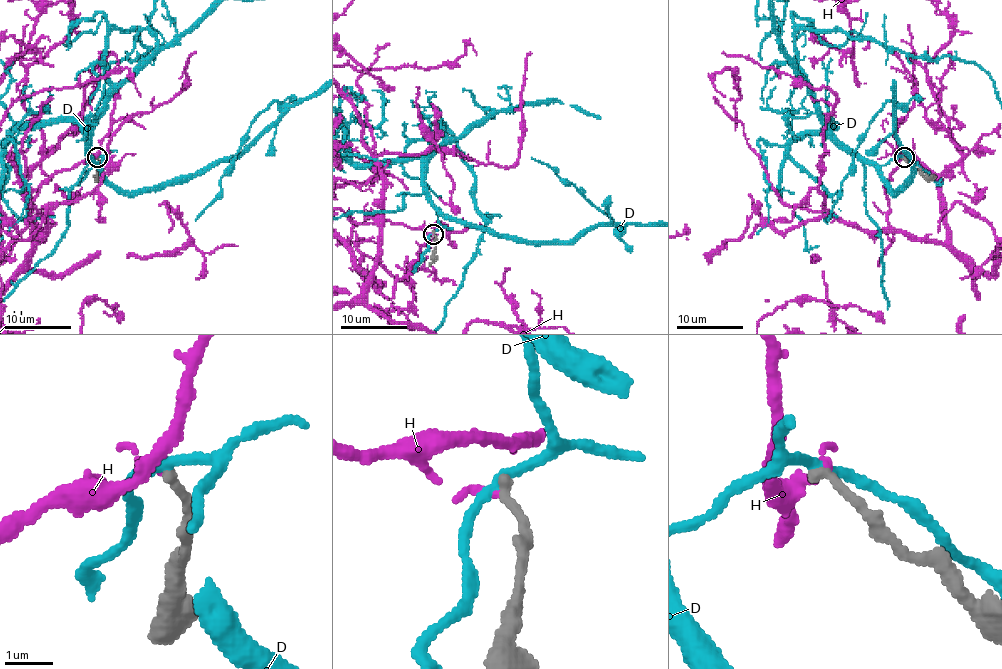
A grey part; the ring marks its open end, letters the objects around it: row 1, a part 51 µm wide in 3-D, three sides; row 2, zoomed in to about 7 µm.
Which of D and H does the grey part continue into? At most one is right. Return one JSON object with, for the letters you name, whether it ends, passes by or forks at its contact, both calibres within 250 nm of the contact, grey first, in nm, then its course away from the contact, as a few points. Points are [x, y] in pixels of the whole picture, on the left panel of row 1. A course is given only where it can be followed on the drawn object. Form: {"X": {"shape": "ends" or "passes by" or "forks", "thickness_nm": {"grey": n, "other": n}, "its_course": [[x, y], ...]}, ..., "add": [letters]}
{"H": {"shape": "passes by", "thickness_nm": {"grey": 220, "other": 120}}, "add": ["H"]}

